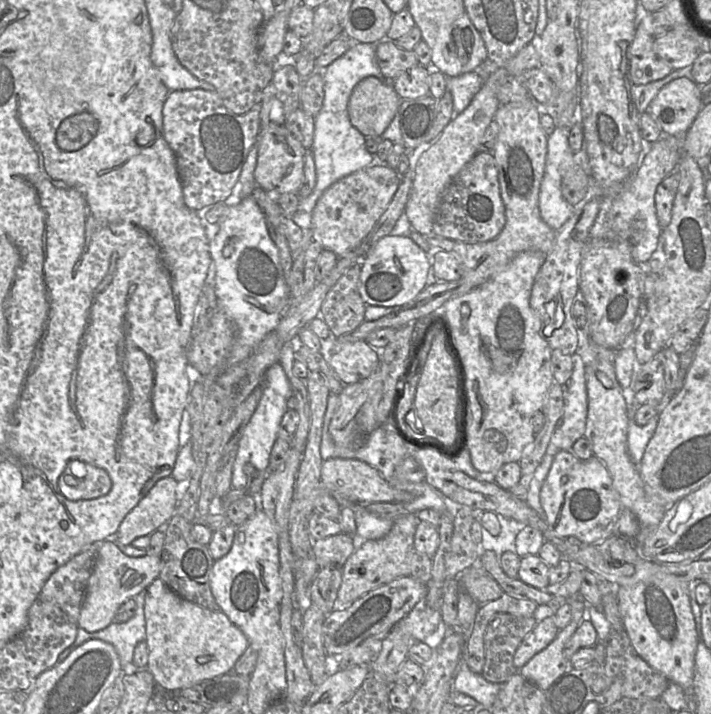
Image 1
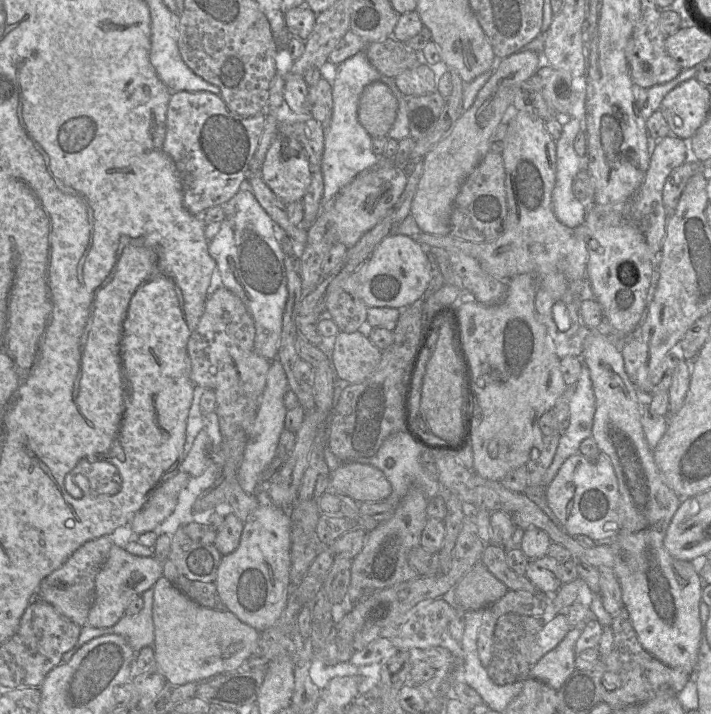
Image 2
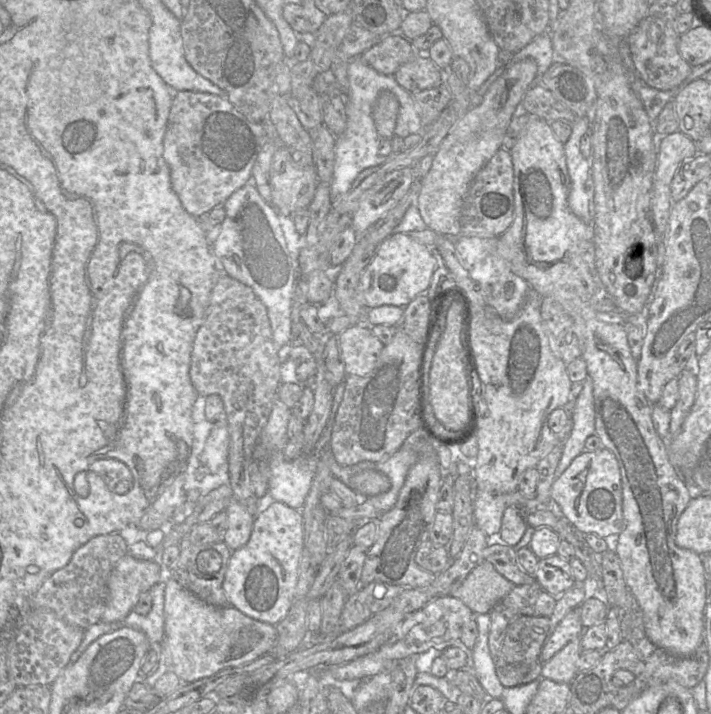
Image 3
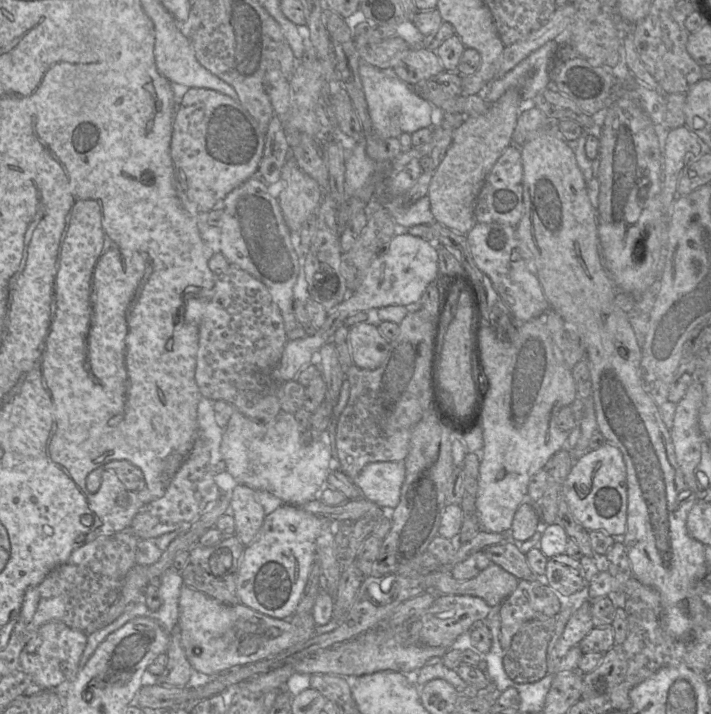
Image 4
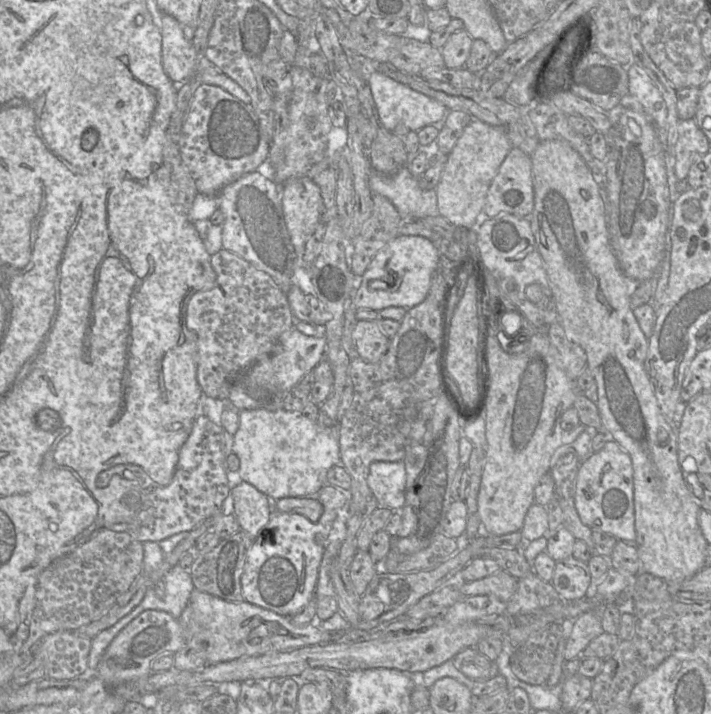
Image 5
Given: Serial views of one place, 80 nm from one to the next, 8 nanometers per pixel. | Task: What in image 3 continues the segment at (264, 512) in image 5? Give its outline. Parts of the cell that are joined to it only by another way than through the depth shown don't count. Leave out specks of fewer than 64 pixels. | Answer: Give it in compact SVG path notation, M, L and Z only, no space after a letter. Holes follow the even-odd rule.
M234 499L231 500L225 511L227 531L223 535L222 541L234 552L249 541L256 515Z

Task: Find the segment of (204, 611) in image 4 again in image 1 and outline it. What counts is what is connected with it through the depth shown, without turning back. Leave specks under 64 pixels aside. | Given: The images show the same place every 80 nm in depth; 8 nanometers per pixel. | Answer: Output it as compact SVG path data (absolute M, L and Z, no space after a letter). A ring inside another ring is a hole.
M160 578L146 588L144 614L149 649L146 669L163 691L178 692L227 674L250 646L245 634L223 611L213 612L183 599Z

